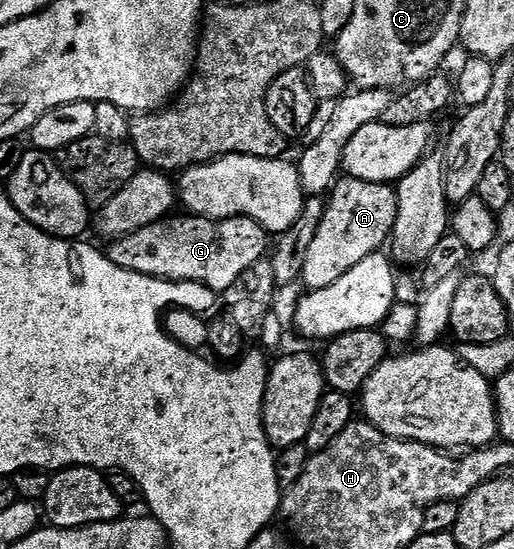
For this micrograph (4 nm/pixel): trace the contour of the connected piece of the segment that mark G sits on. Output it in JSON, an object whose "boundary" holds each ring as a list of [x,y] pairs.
{"boundary":[[[193,214],[171,215],[157,220],[127,236],[119,236],[108,248],[108,255],[116,266],[136,274],[148,274],[161,280],[196,282],[221,294],[268,252],[268,233],[246,216],[233,216],[227,220],[210,220],[207,216]]]}

